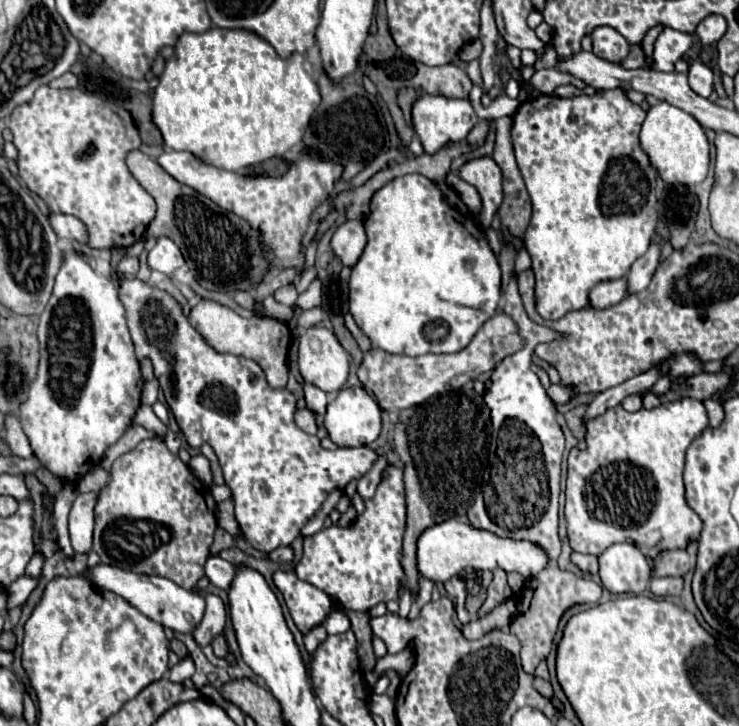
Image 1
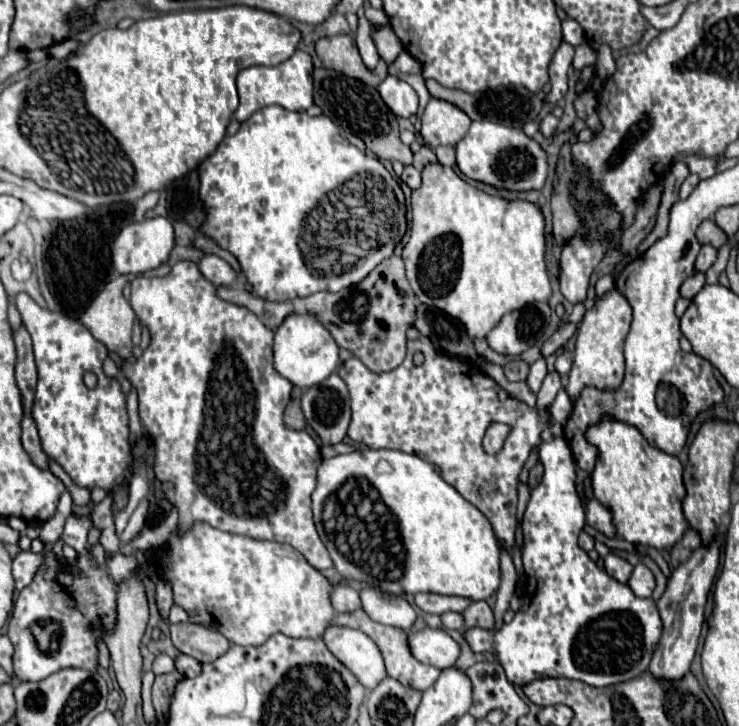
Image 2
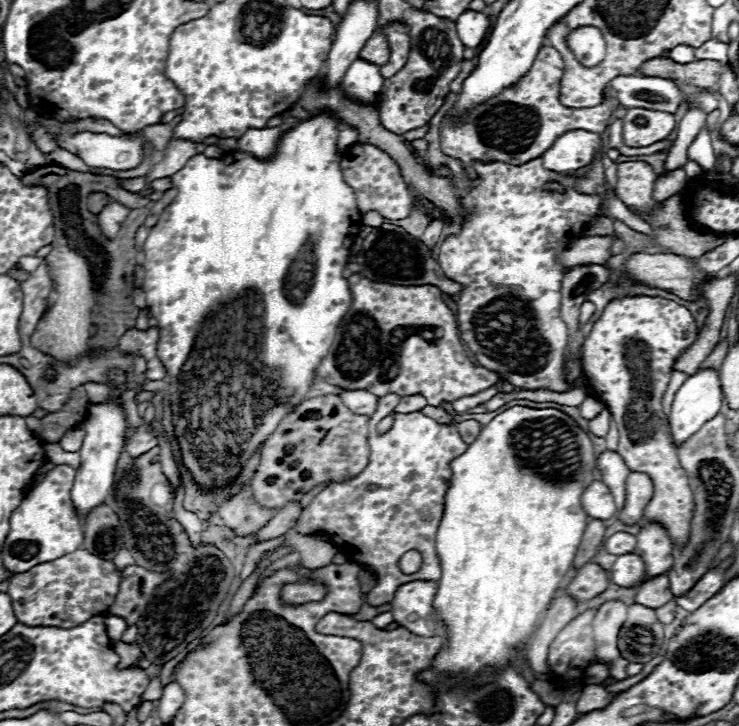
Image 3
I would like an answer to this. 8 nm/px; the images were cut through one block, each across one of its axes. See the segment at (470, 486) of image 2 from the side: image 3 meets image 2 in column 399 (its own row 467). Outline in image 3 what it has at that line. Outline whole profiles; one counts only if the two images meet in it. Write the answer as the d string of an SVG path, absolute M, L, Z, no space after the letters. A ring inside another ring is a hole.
M398 394L378 398L376 412L368 426L370 464L366 470L352 480L332 484L316 494L294 526L294 530L302 534L310 534L310 530L330 534L342 554L374 570L376 586L366 596L366 602L372 606L390 602L402 584L414 580L436 582L440 578L440 560L434 540L444 512L444 494L452 478L450 462L468 448L456 424L438 424L422 412L394 414L392 428L386 434L378 434L378 422L392 414L398 402ZM408 550L416 550L422 556L422 566L416 574L402 574L398 568L398 560Z

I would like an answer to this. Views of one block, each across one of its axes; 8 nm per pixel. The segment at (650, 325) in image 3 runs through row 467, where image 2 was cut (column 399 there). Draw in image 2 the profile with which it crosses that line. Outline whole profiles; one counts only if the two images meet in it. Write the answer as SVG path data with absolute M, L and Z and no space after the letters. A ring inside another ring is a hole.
M362 608L350 612L350 614L336 614L334 620L332 620L334 626L346 626L346 628L356 628L356 630L362 630L364 634L368 634L376 646L380 648L382 656L384 656L384 662L386 662L386 670L388 670L388 676L396 678L398 682L406 684L406 686L412 686L412 688L418 688L418 690L426 690L432 686L432 680L436 680L440 676L440 670L434 668L434 666L428 666L428 664L422 664L418 660L414 660L414 654L410 652L410 644L408 644L408 636L402 628L390 628L386 624L378 624L374 620L370 620L366 616L366 612Z

